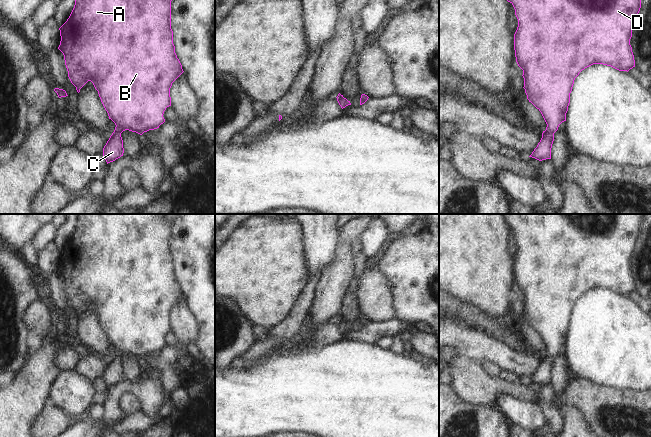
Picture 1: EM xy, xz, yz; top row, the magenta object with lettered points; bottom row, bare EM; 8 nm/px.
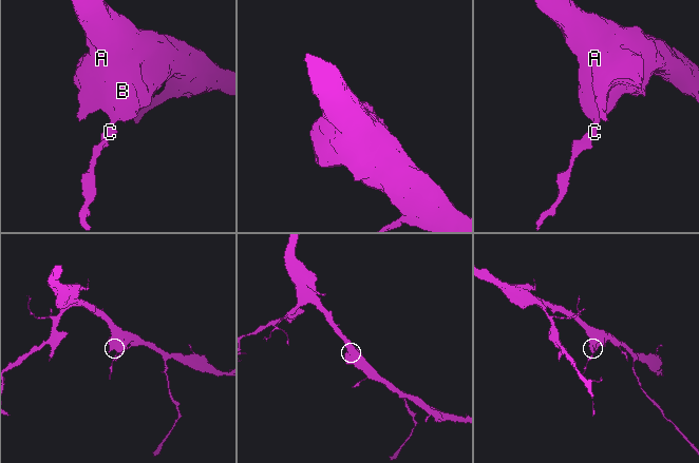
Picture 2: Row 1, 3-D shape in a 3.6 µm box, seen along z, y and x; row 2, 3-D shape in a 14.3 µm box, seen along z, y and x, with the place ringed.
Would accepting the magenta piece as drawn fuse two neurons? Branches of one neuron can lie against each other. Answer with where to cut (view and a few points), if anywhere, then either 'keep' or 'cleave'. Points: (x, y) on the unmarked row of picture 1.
no cut | keep

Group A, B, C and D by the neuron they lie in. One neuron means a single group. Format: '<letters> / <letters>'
A B C D

